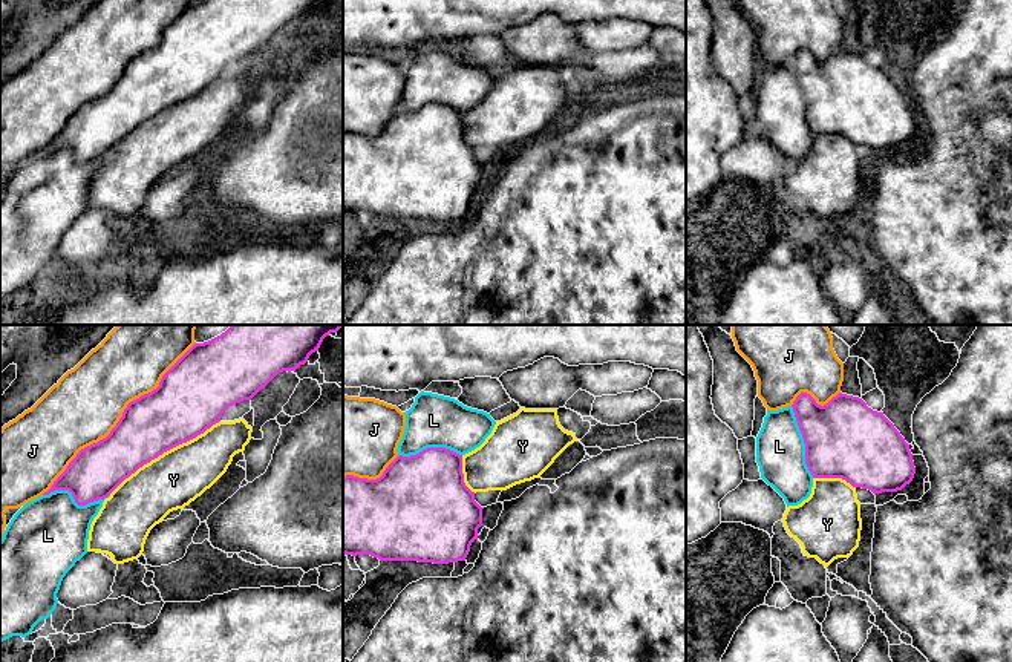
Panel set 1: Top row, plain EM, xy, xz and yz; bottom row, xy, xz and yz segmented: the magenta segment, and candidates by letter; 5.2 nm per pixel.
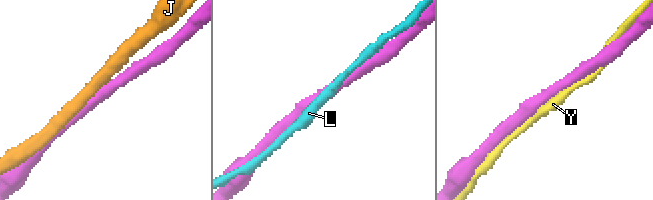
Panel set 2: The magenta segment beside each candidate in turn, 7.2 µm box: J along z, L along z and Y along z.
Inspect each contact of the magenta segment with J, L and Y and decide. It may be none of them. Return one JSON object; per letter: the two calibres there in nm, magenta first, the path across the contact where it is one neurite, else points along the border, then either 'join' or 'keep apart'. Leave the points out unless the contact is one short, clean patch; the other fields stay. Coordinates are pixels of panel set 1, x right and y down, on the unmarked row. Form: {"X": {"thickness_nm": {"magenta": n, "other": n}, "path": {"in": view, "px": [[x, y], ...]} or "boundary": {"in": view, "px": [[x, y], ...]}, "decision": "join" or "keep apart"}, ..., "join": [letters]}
{"J": {"thickness_nm": {"magenta": 320, "other": 380}, "decision": "keep apart"}, "L": {"thickness_nm": {"magenta": 420, "other": 260}, "decision": "keep apart"}, "Y": {"thickness_nm": {"magenta": 340, "other": 300}, "decision": "join"}, "join": ["Y"]}

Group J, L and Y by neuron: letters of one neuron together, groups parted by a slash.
J L / Y

